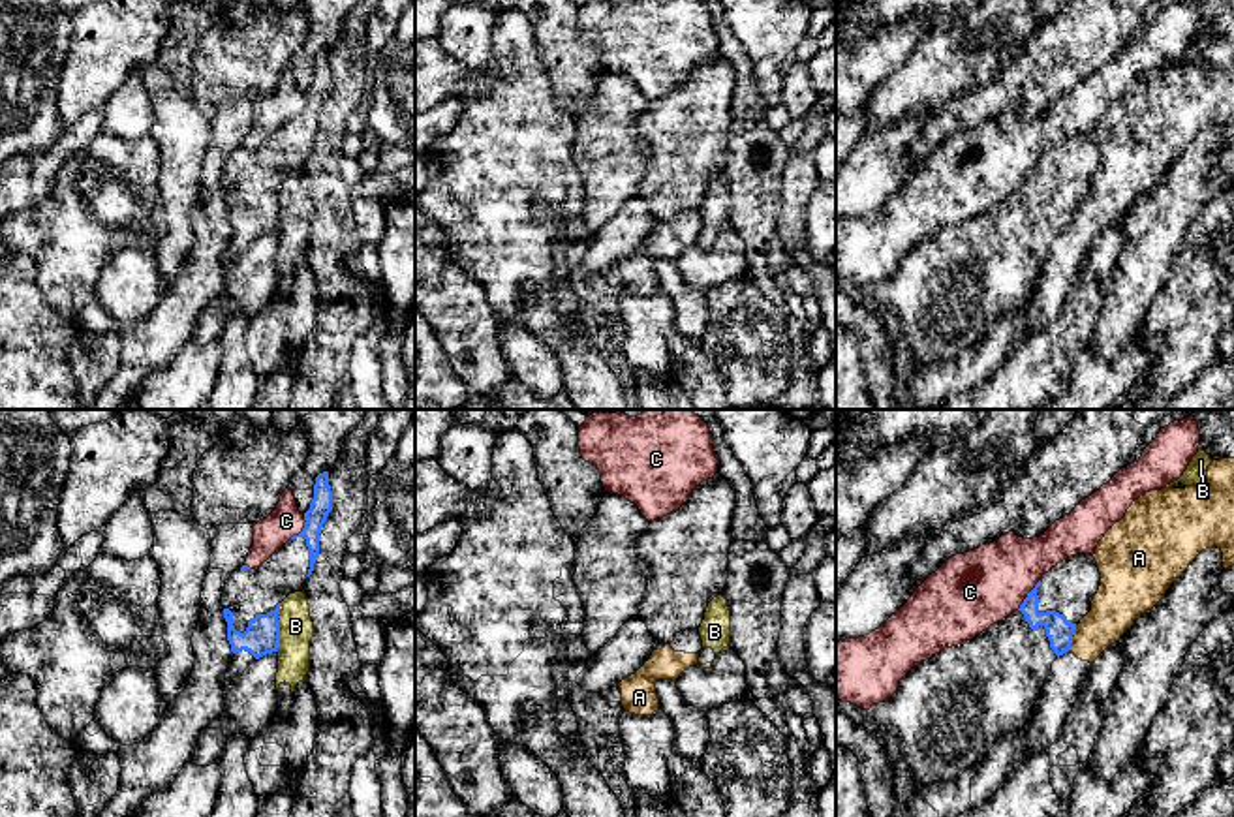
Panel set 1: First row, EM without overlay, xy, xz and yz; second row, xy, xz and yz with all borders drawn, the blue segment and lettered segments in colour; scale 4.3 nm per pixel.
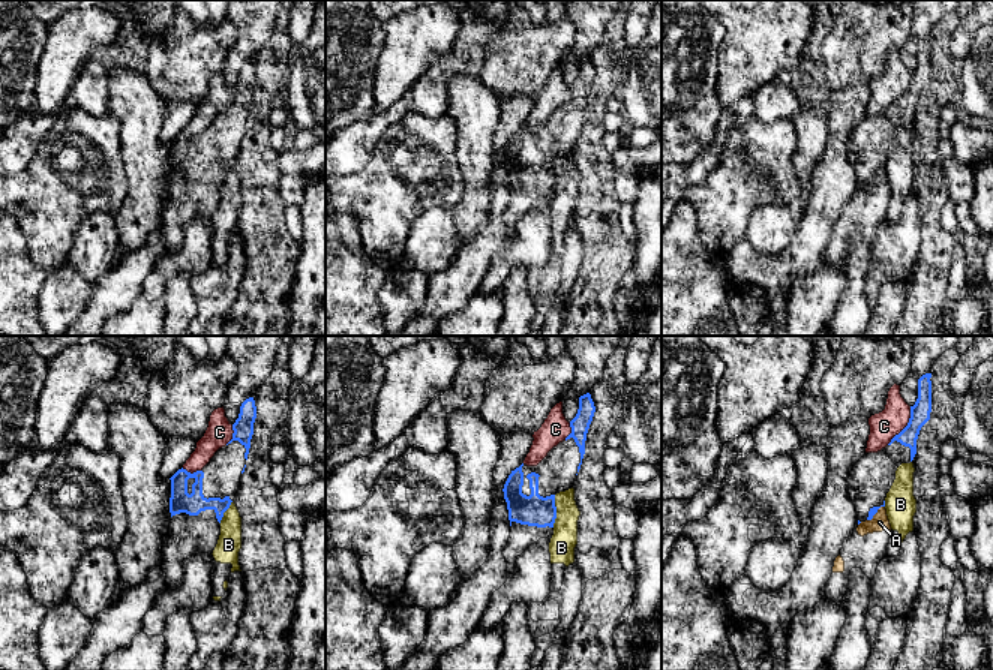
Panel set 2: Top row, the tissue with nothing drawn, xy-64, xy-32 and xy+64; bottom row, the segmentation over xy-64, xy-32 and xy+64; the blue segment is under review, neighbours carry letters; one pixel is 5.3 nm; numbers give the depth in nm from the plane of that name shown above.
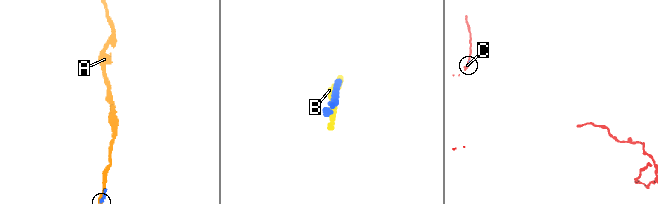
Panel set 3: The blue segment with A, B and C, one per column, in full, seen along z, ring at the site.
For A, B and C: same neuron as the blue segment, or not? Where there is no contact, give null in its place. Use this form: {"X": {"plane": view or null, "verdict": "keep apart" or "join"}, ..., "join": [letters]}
{"A": {"plane": "yz", "verdict": "keep apart"}, "B": {"plane": "xy", "verdict": "keep apart"}, "C": {"plane": "yz", "verdict": "keep apart"}, "join": []}

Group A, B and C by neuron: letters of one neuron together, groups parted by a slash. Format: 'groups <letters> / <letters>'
groups A / B / C

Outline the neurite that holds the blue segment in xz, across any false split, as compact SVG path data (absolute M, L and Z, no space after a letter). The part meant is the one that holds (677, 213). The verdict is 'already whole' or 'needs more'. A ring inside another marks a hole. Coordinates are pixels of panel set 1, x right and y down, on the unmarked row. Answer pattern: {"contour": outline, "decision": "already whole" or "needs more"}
{"contour": "M716 51L691 71L678 90L650 101L637 118L635 133L650 148L639 197L656 220L667 224L686 208L699 208L708 182L723 171L729 158L734 90L736 73Z", "decision": "needs more"}

